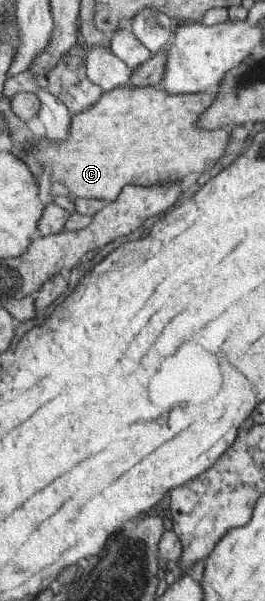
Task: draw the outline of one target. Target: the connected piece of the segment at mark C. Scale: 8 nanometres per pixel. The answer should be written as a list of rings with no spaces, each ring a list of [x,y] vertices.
[[[127,83],[123,87],[103,92],[101,98],[94,105],[91,105],[91,107],[89,107],[86,111],[72,114],[69,136],[66,141],[51,141],[51,139],[47,139],[45,136],[35,137],[35,142],[30,141],[29,150],[24,147],[22,151],[26,152],[26,154],[31,154],[38,159],[38,163],[42,164],[44,171],[49,173],[50,176],[53,176],[52,181],[63,181],[66,184],[66,187],[68,187],[71,191],[71,197],[73,199],[92,198],[110,202],[117,199],[125,185],[160,185],[161,183],[181,183],[181,181],[184,181],[188,175],[194,175],[194,173],[198,173],[198,175],[200,175],[201,173],[208,171],[206,169],[208,165],[215,165],[218,159],[225,154],[226,147],[228,147],[231,129],[220,128],[209,130],[201,128],[197,124],[199,117],[201,117],[201,115],[209,109],[215,99],[217,99],[217,95],[214,90],[202,93],[171,94],[170,92],[167,92],[161,84],[158,86],[132,86],[130,83]]]

